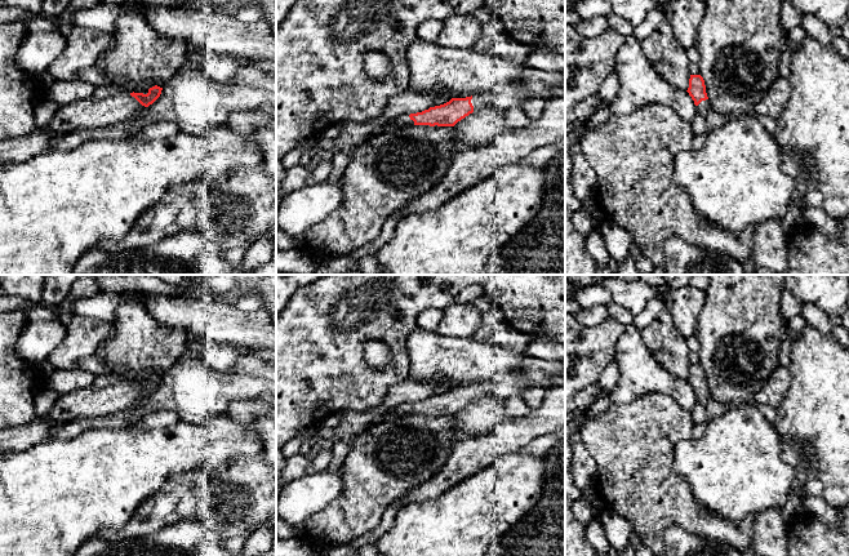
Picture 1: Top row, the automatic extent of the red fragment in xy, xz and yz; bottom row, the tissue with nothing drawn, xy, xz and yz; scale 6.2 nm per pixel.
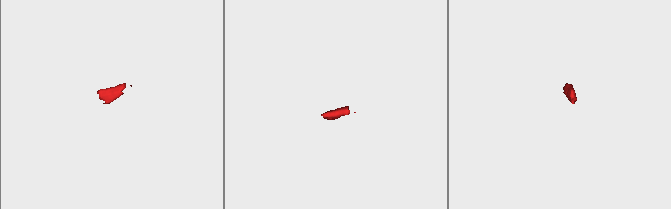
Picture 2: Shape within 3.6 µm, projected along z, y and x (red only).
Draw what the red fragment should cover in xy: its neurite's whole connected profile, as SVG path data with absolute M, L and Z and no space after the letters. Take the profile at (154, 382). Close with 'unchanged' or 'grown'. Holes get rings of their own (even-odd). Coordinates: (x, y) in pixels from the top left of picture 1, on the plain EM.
M111 373L97 375L90 387L58 395L52 410L41 418L67 423L128 410L152 393L161 379L157 374L146 374L143 378L124 378Z; grown

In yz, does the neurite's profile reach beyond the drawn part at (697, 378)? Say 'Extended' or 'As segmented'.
Extended

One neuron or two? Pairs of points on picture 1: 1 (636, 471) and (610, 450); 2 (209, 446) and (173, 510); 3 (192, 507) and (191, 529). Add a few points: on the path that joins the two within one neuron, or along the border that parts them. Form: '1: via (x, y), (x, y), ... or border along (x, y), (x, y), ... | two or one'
1: via (630, 465), (617, 452) | one
2: border along (236, 461), (218, 474), (208, 474) | two
3: border along (163, 526), (182, 520), (198, 520), (218, 536) | two

